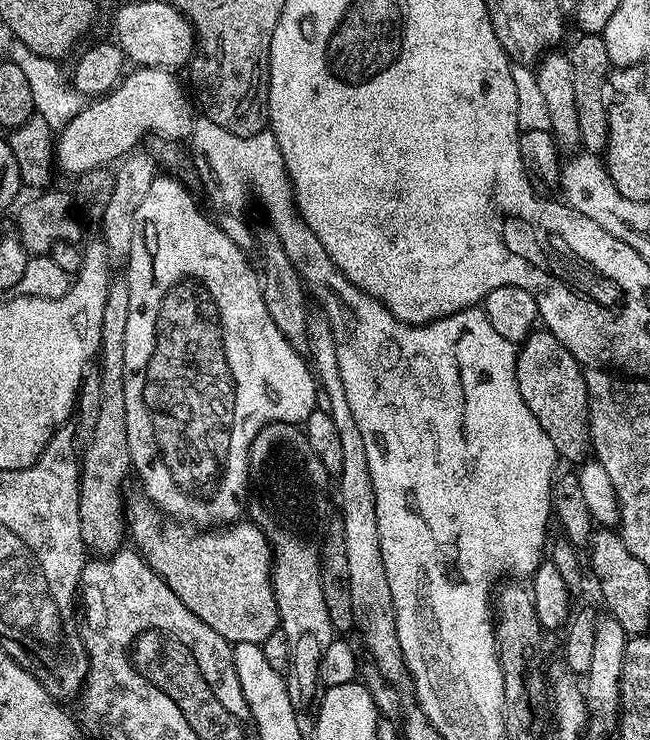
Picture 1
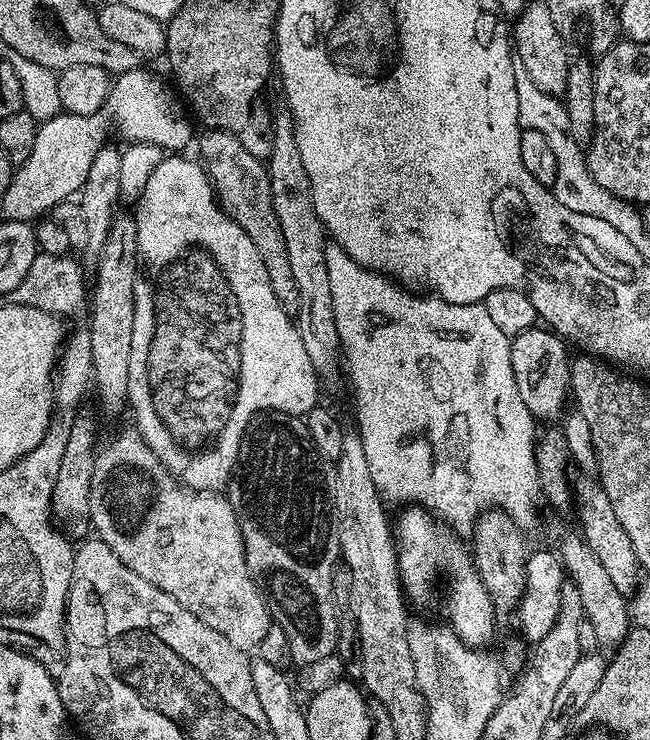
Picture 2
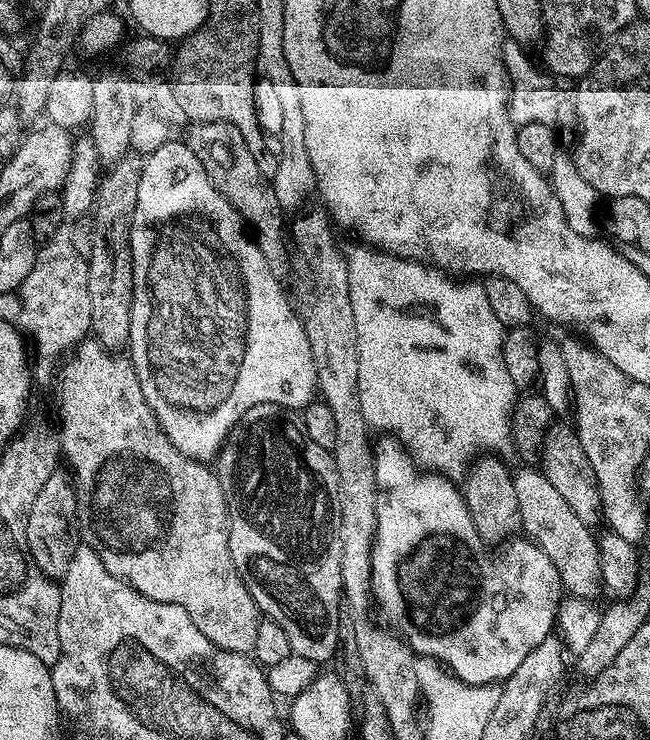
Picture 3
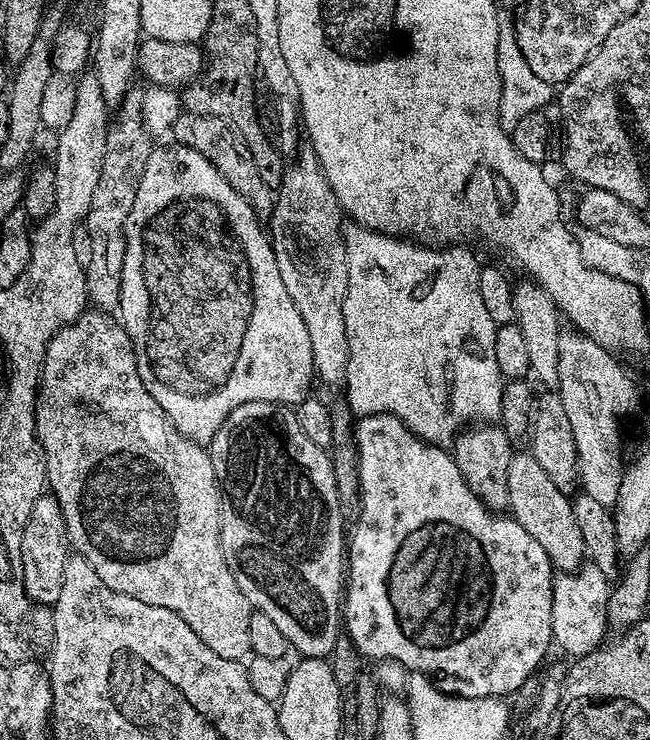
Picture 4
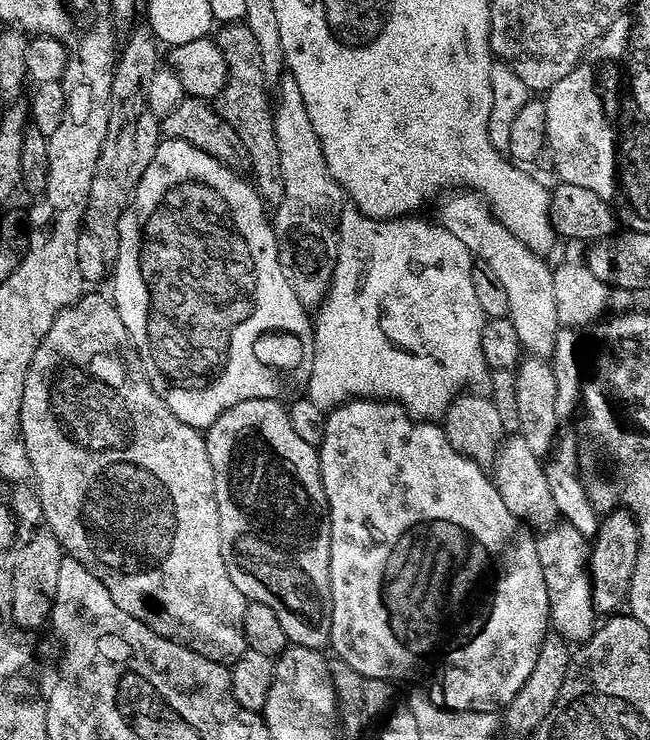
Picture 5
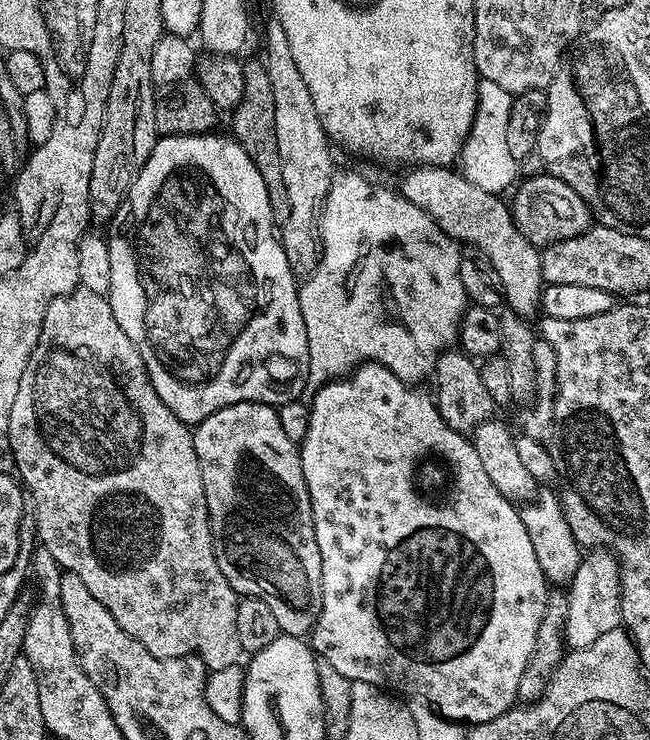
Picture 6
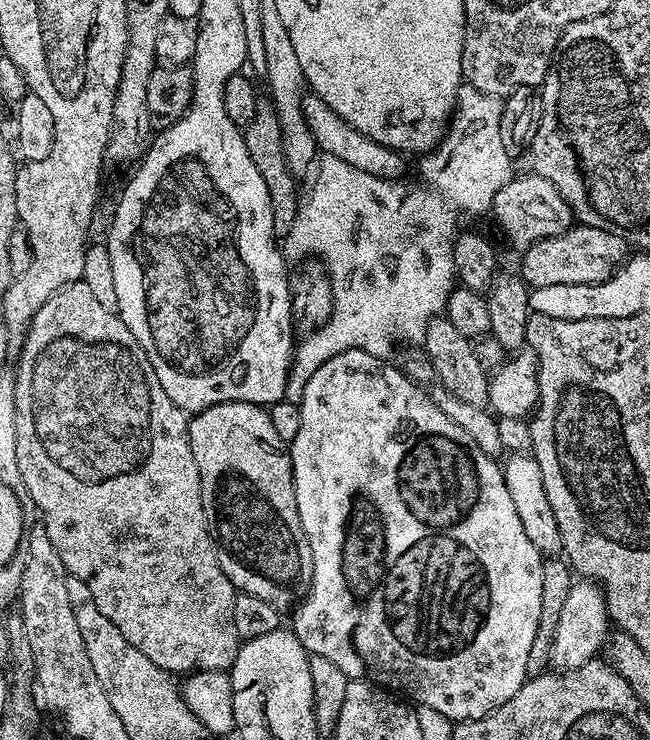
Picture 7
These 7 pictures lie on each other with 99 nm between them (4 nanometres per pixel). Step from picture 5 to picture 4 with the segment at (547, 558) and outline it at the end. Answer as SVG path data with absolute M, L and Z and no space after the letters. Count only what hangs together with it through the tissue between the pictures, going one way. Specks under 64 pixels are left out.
M591 562L581 564L574 572L556 572L553 575L550 602L552 639L555 647L560 647L568 658L595 652L605 643L604 634L608 634L610 630L606 614L609 591L609 577Z

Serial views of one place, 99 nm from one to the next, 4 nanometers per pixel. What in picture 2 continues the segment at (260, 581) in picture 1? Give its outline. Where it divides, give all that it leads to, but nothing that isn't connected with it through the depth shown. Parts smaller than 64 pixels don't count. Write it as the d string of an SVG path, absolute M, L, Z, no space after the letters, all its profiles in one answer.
M135 427L122 429L109 444L101 443L97 447L94 478L90 478L90 528L126 566L130 566L130 570L134 570L134 574L170 594L174 602L190 610L190 614L210 626L210 630L218 630L222 638L234 642L234 646L244 652L259 649L266 630L274 621L260 587L253 582L246 566L244 539L227 495L196 493L184 487L171 476L166 466L162 466Z

